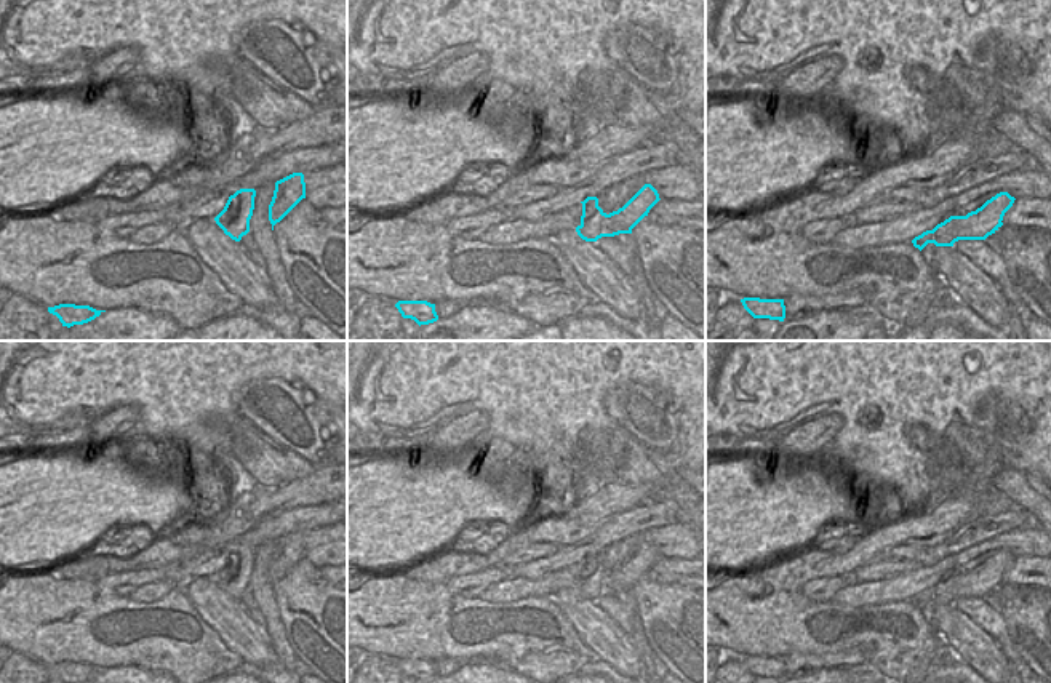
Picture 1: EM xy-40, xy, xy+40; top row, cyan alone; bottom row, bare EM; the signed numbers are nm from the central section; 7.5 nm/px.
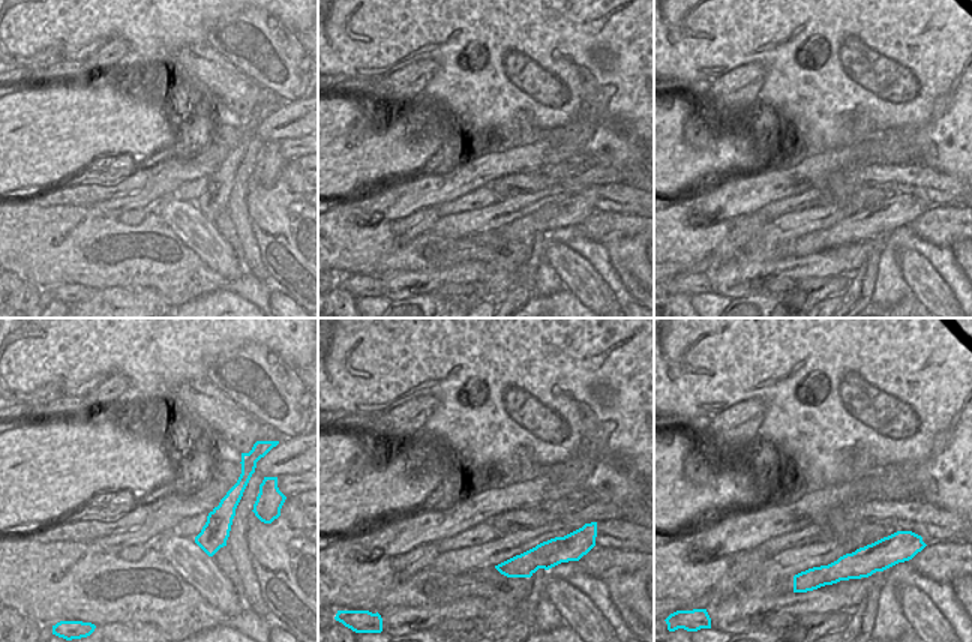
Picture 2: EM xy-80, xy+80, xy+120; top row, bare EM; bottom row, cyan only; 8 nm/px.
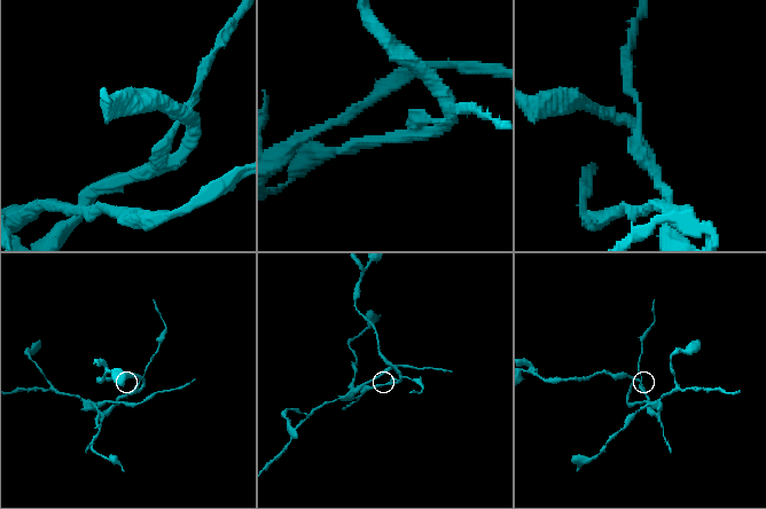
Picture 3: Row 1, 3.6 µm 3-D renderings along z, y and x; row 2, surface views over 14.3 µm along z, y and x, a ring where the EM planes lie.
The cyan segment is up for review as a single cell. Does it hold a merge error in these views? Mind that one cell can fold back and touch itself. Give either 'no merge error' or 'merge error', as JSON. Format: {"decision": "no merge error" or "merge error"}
{"decision": "merge error"}

